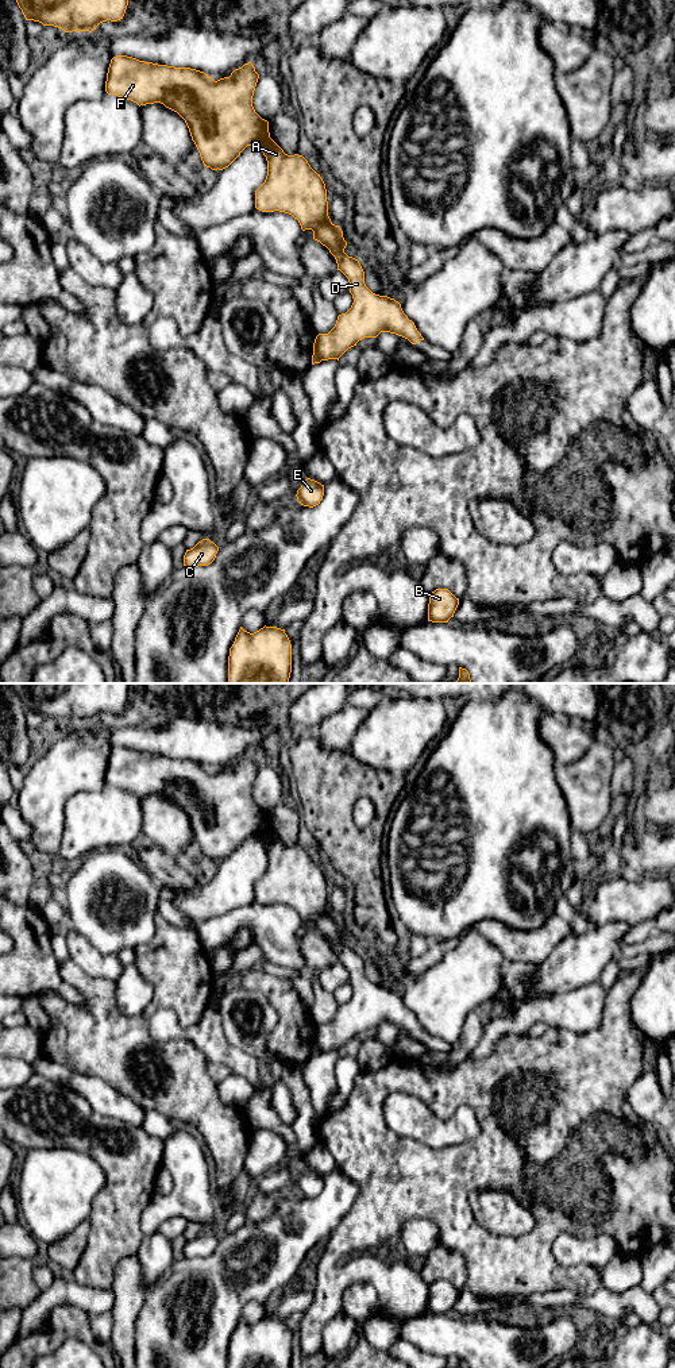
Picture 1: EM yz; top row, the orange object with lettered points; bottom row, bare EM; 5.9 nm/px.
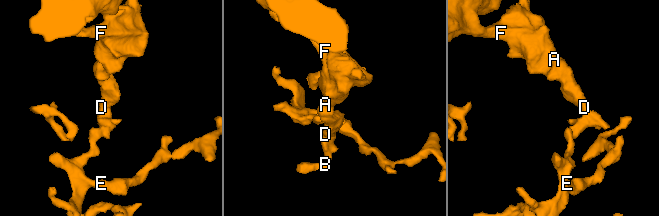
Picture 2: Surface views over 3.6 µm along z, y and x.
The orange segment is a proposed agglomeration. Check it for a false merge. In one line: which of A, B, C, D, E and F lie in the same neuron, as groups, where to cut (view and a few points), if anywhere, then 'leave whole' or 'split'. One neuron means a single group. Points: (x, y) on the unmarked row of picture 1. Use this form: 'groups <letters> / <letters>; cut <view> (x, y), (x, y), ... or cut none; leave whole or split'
groups A D F / B C E; cut yz (313, 1035), (321, 1051); split

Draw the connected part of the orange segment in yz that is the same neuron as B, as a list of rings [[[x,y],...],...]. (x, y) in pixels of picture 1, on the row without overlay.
[[[436,1280],[429,1284],[428,1313],[448,1314],[459,1296],[456,1290],[448,1280]]]

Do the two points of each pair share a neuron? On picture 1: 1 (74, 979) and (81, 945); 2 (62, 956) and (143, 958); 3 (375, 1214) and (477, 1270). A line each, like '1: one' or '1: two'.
1: two
2: two
3: one

